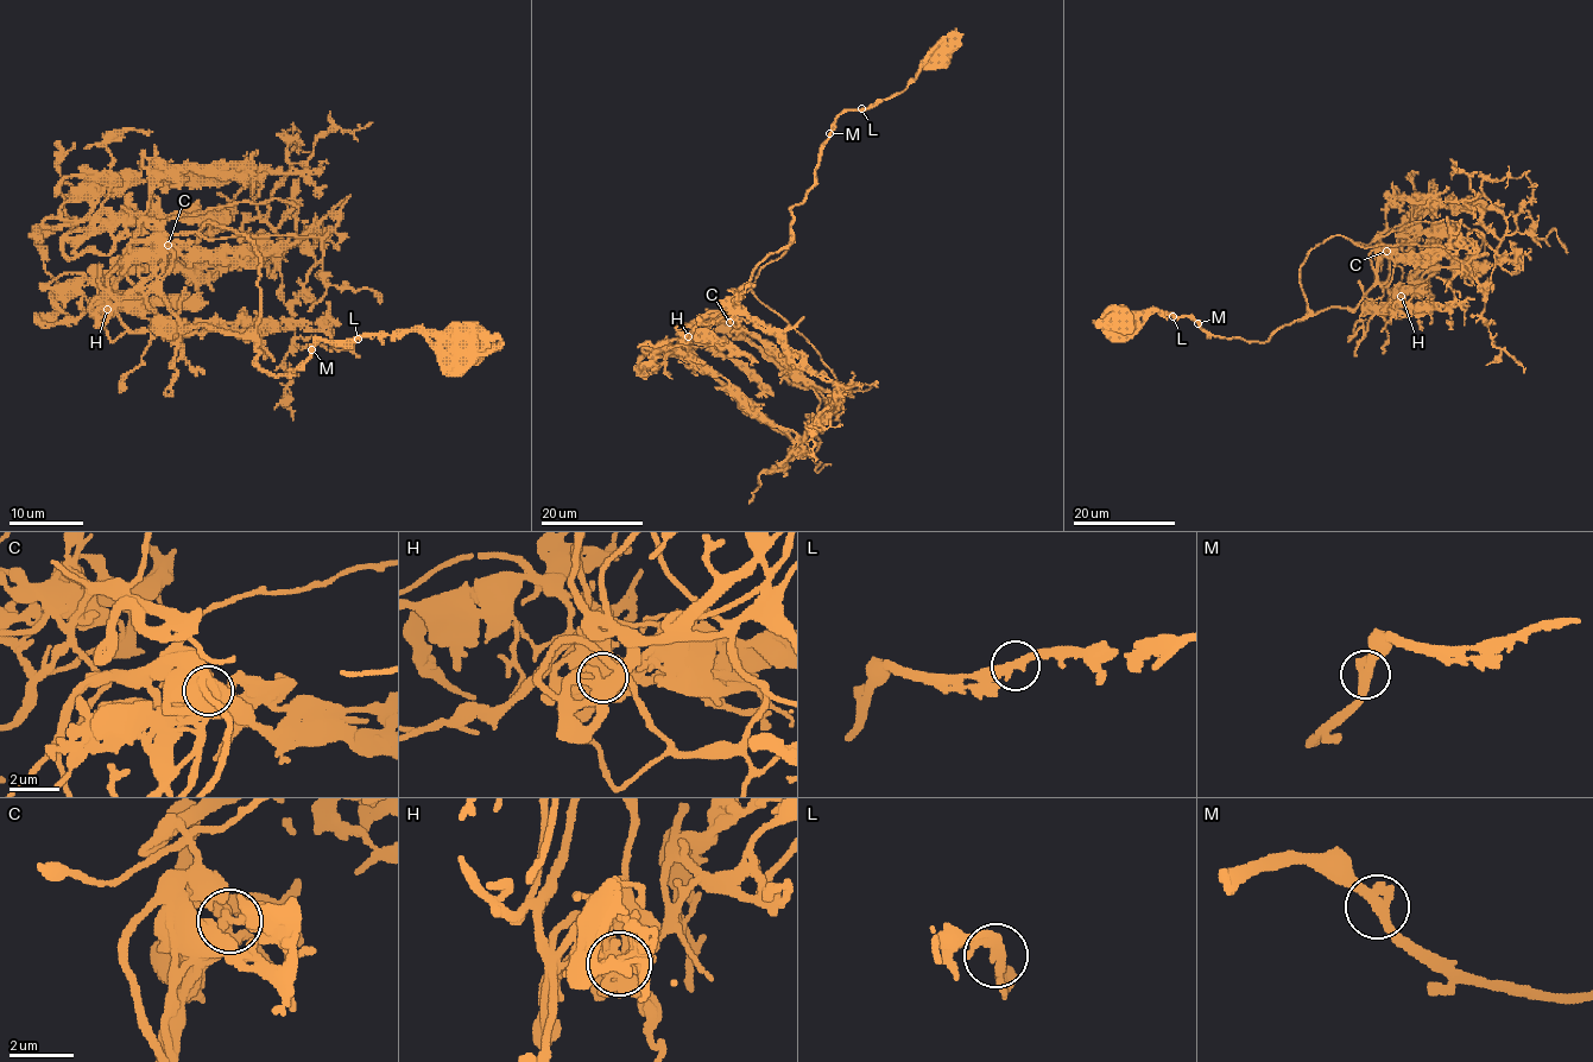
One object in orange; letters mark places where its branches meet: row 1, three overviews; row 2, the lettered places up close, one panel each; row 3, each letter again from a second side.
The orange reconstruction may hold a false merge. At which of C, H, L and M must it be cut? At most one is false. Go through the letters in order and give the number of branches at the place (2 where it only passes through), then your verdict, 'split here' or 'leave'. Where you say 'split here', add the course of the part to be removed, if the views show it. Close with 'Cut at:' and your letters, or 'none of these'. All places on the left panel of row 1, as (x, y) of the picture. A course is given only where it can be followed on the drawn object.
C: branches 2; leave
H: branches 2; leave
L: branches 2; leave
M: branches 2; leave
Cut at: none of these

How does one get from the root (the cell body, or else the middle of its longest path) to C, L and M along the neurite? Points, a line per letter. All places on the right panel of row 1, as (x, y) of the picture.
C: (1120, 320), (1161, 311), (1192, 317), (1214, 335), (1265, 342), (1296, 320), (1354, 309), (1386, 251)
L: (1120, 320), (1156, 311), (1174, 316)
M: (1120, 320), (1161, 311), (1174, 317), (1192, 317), (1198, 324)

